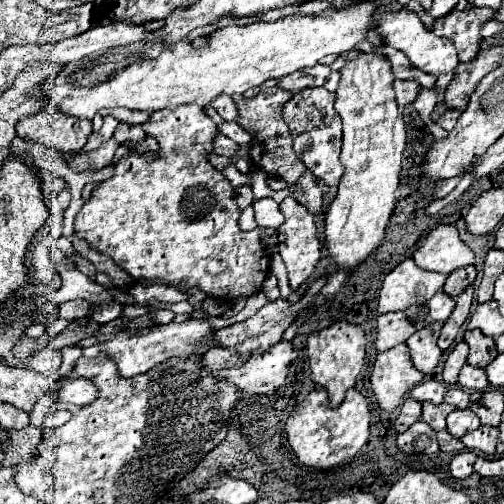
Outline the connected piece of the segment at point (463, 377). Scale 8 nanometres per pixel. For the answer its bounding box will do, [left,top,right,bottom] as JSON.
[459,364,489,392]

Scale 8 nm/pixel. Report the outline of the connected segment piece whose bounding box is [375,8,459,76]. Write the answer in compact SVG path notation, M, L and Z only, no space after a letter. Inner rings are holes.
M399 10L399 12L387 12L387 14L381 14L379 22L377 22L377 28L375 28L387 46L393 46L397 50L401 50L411 64L415 64L417 68L433 74L433 76L439 76L443 72L451 72L457 68L459 60L457 60L457 52L455 52L455 46L451 40L447 38L441 38L441 36L435 36L433 32L429 32L419 16L411 10Z

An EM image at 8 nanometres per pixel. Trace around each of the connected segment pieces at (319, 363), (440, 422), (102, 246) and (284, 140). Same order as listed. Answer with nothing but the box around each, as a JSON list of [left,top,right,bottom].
[[307,322,367,406],[423,402,455,432],[75,104,271,302],[233,88,307,186]]

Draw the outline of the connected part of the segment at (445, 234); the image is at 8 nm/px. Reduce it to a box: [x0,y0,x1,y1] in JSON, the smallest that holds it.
[413,224,475,274]

